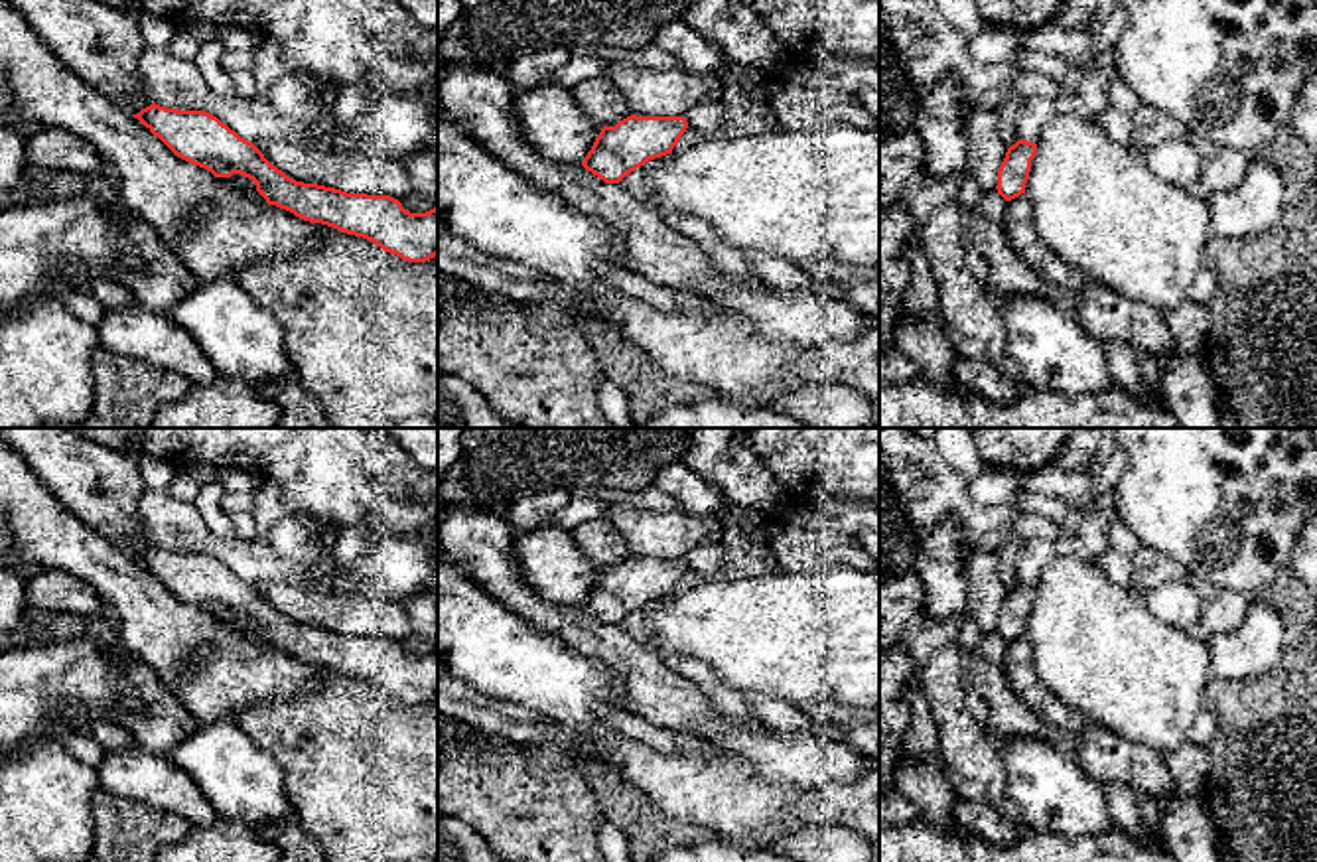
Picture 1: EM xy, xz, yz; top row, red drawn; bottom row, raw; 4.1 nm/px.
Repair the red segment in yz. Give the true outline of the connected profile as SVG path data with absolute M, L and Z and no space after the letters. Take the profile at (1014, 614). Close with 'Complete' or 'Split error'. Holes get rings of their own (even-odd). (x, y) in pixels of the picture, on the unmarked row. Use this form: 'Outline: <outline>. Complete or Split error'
Outline: M1017 582L1007 590L1005 600L998 611L998 635L1011 643L1025 635L1025 625L1031 613L1031 602L1037 596L1037 586L1027 582Z. Complete

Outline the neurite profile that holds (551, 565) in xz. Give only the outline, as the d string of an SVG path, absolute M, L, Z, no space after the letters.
M556 525L515 531L513 550L524 586L548 604L582 606L601 574Z

